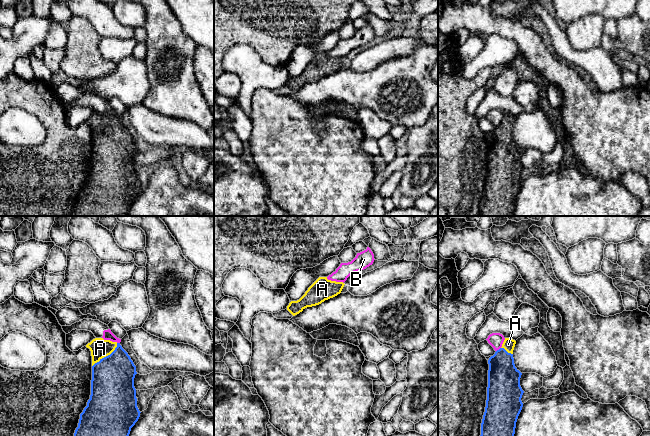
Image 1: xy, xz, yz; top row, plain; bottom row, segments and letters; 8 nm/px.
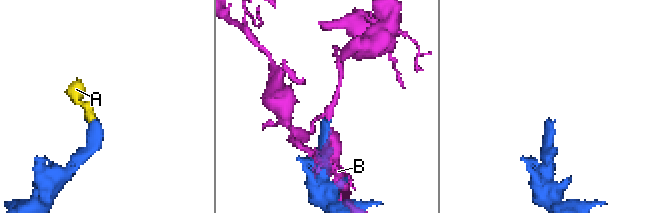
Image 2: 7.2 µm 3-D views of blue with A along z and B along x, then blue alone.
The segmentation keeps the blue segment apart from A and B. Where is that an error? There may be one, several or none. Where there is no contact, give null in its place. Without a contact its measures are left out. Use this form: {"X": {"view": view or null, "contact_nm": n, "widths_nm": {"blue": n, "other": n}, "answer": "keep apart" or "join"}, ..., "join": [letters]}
{"A": {"view": "xy", "contact_nm": 280, "widths_nm": {"blue": 360, "other": 160}, "answer": "join"}, "B": {"view": "yz", "contact_nm": 50, "widths_nm": {"blue": 260, "other": 120}, "answer": "keep apart"}, "join": ["A"]}

